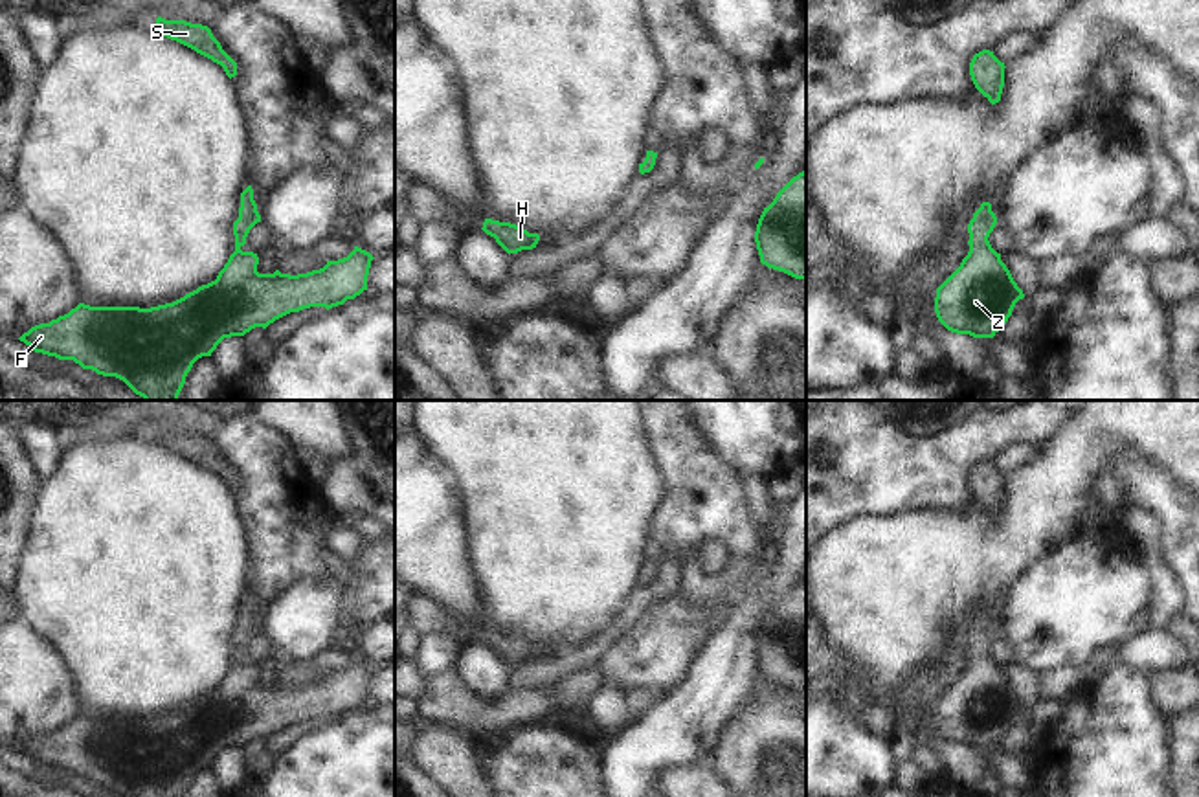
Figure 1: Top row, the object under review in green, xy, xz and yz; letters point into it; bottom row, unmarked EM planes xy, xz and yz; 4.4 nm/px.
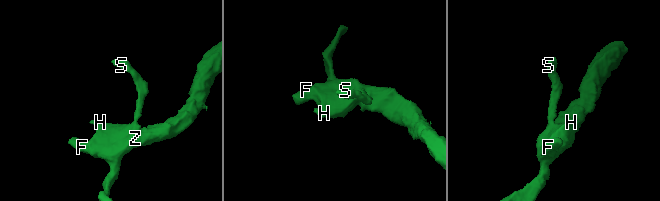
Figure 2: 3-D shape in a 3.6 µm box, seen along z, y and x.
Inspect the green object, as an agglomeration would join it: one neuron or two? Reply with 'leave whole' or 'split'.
leave whole

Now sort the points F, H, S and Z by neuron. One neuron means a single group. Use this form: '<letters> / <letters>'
F H S Z

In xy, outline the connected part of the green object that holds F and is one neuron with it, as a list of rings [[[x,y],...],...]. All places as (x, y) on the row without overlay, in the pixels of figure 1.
[[[248,597],[233,634],[235,663],[215,692],[151,720],[79,714],[18,751],[35,764],[73,771],[127,797],[184,797],[193,775],[211,768],[224,749],[266,740],[303,720],[329,722],[367,702],[375,668],[358,657],[347,668],[307,685],[259,685],[257,665],[241,661],[257,634],[261,626]]]

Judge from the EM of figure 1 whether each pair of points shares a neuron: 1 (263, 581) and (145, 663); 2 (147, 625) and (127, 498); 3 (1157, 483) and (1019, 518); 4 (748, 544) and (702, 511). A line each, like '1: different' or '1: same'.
1: different
2: same
3: different
4: same

